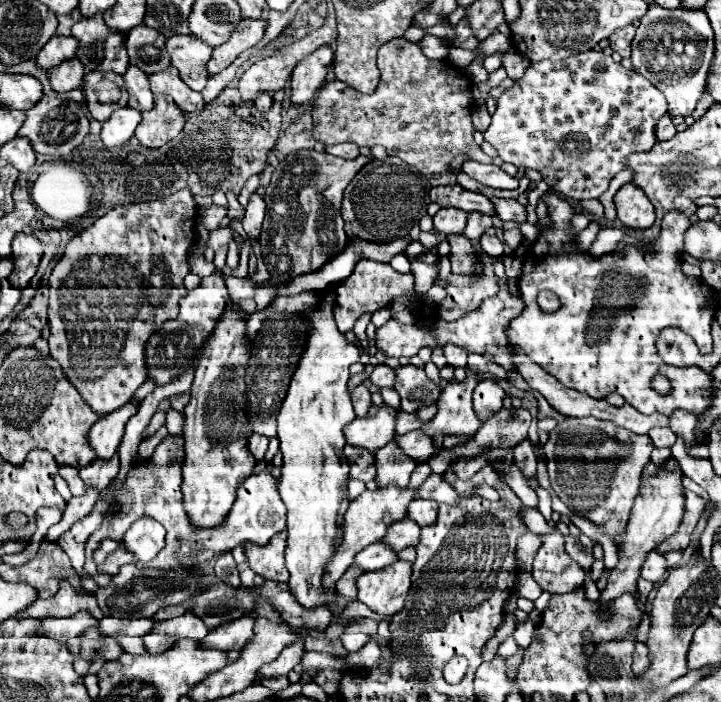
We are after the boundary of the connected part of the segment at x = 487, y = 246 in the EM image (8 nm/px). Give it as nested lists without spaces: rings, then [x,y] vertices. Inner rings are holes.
[[[481,236],[481,246],[483,246],[483,252],[487,252],[489,256],[501,256],[505,252],[505,244],[499,236]]]

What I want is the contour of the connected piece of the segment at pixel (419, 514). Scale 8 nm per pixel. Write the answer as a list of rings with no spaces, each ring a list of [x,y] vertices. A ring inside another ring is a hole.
[[[421,498],[411,500],[407,518],[411,518],[413,522],[417,522],[419,526],[433,524],[435,518],[437,518],[437,502],[433,502],[433,500],[421,500]]]

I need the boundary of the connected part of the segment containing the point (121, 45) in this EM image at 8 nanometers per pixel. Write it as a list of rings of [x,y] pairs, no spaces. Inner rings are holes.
[[[101,14],[83,18],[73,24],[71,36],[79,42],[77,58],[87,70],[117,74],[123,74],[127,70],[129,60],[125,50],[125,36],[121,32],[109,30]]]

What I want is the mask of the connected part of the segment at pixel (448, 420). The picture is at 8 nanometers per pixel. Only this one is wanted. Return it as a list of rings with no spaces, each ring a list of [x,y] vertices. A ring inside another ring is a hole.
[[[467,376],[463,382],[449,382],[437,400],[437,414],[423,426],[423,432],[431,438],[437,432],[441,432],[443,436],[475,434],[481,426],[473,412],[471,398],[477,382],[477,376]]]

